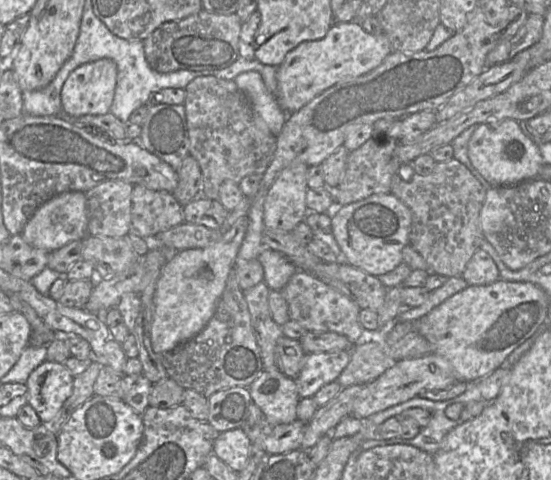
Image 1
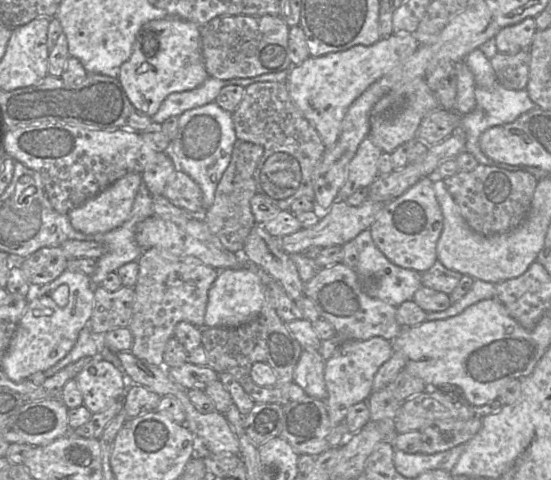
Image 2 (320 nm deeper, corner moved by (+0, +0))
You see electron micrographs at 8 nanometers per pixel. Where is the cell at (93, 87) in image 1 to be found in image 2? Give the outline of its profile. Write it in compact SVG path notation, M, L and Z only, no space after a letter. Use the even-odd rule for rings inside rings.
M170 16L142 26L130 57L121 65L117 76L137 110L152 117L168 95L192 90L210 77L202 57L200 27Z

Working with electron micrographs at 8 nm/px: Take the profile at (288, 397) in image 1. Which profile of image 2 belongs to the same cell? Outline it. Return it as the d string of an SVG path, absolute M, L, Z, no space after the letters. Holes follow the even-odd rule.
M303 350L293 373L293 382L298 384L307 396L326 400L324 368L325 360L318 350Z

